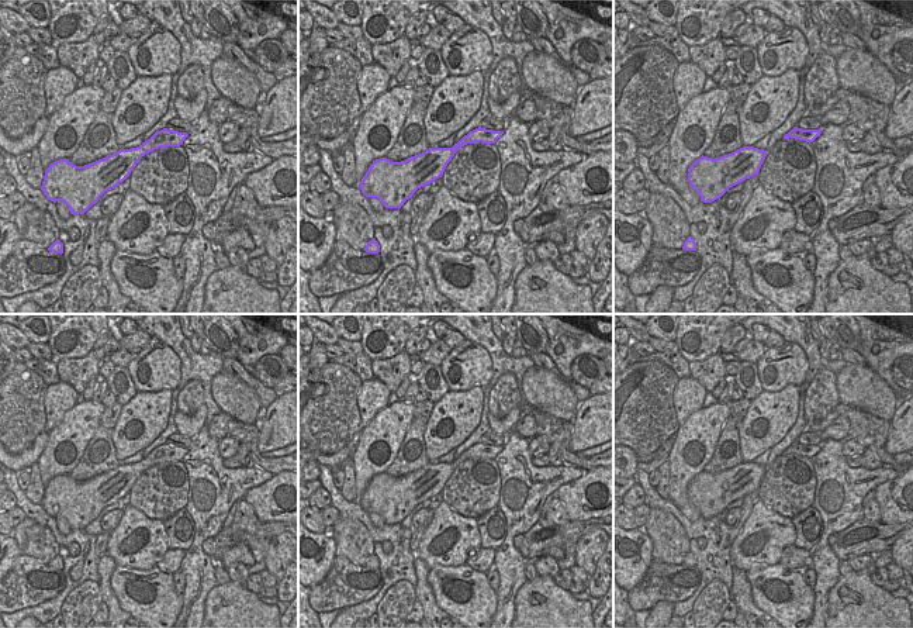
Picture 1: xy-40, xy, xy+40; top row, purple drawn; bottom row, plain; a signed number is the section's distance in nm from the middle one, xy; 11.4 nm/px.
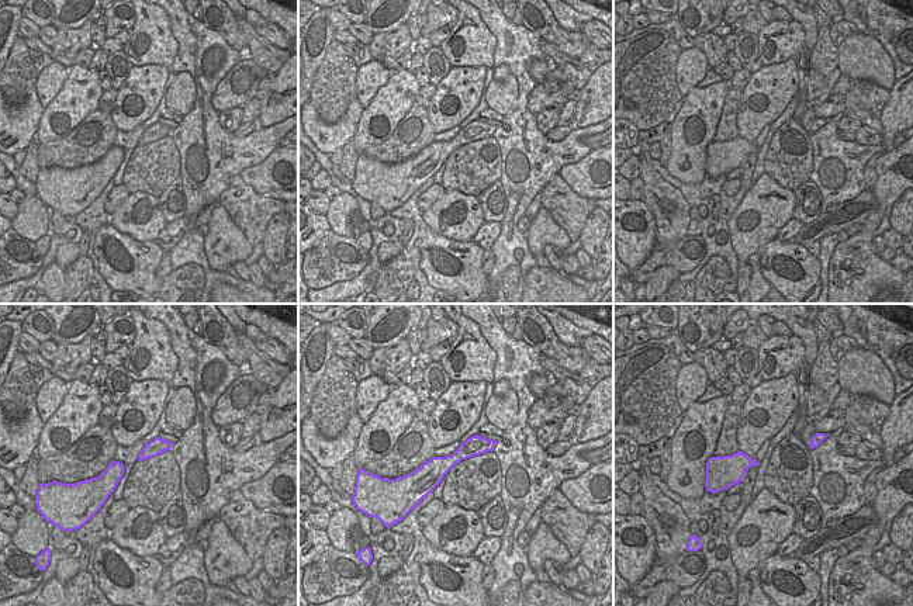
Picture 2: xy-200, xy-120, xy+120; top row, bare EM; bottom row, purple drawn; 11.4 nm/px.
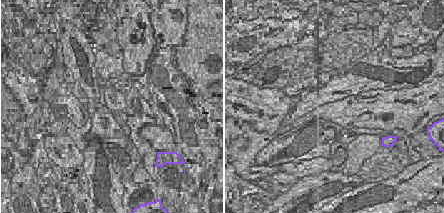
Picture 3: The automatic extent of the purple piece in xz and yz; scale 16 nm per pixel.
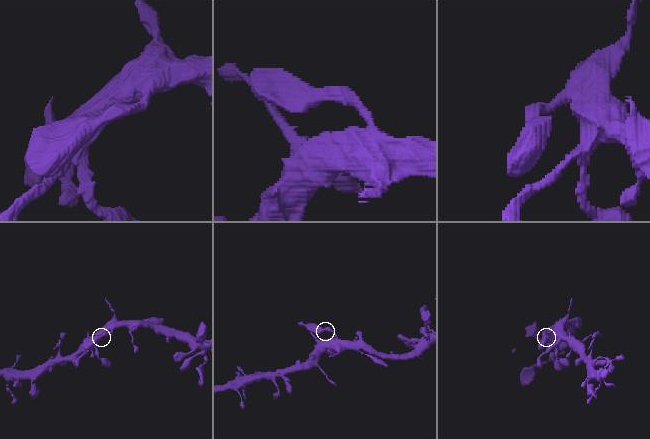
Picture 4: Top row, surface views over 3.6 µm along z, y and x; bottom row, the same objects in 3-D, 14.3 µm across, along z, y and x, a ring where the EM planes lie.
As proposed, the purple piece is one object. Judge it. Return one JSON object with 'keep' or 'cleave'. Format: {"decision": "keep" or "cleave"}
{"decision": "keep"}

